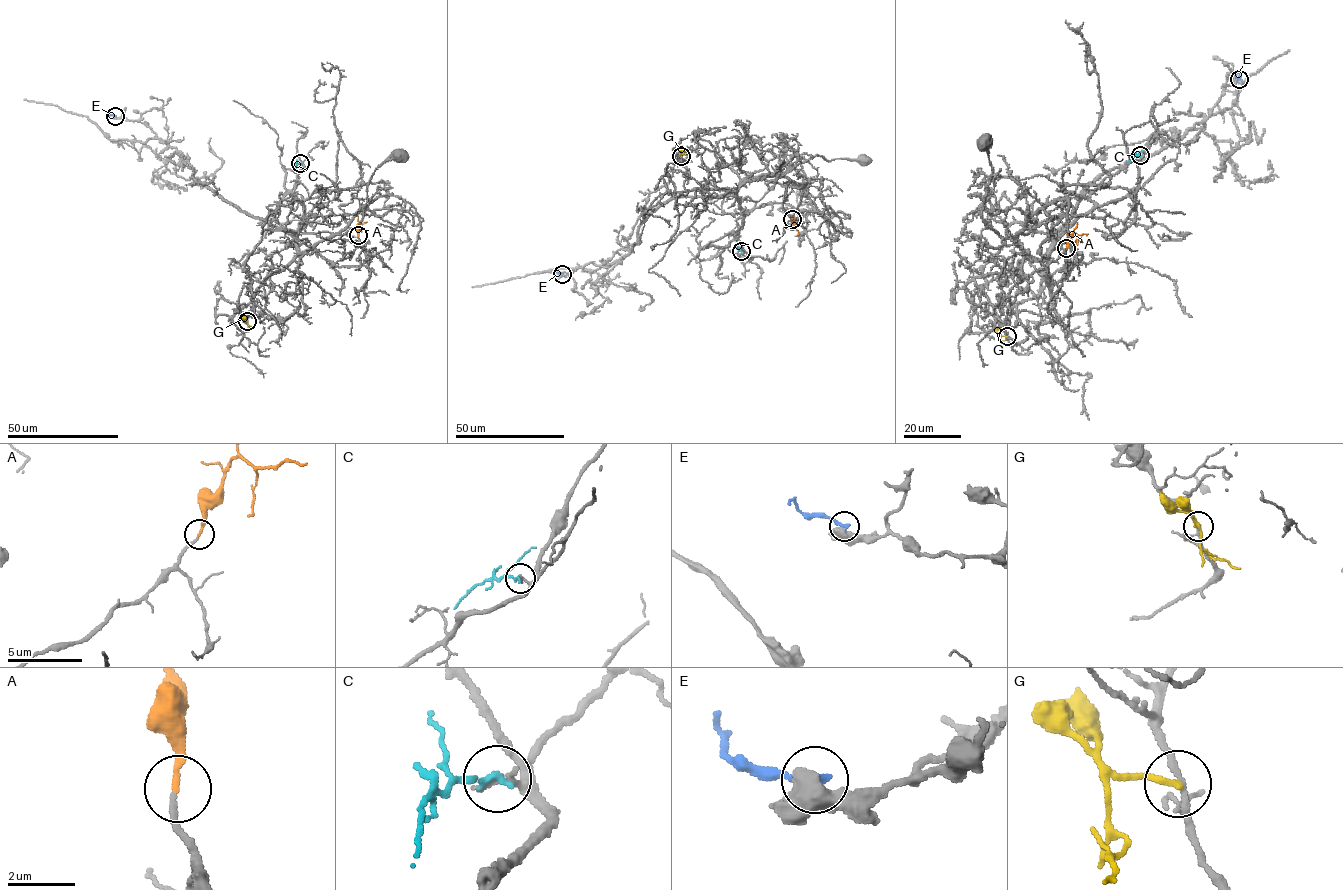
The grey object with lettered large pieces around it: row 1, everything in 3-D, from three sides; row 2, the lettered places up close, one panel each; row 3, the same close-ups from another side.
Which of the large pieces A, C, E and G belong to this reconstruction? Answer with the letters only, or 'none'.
A

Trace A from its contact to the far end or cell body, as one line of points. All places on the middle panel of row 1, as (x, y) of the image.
A: (792, 219), (799, 234)

